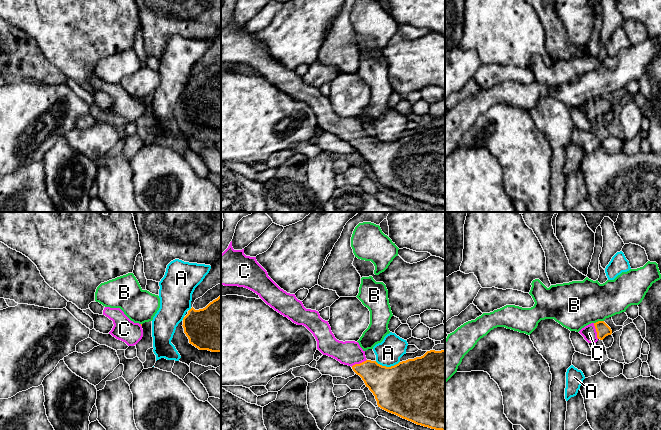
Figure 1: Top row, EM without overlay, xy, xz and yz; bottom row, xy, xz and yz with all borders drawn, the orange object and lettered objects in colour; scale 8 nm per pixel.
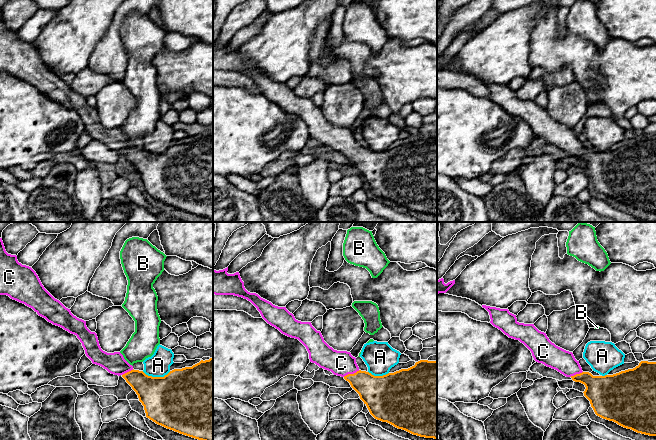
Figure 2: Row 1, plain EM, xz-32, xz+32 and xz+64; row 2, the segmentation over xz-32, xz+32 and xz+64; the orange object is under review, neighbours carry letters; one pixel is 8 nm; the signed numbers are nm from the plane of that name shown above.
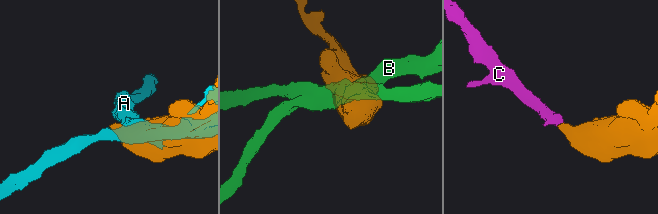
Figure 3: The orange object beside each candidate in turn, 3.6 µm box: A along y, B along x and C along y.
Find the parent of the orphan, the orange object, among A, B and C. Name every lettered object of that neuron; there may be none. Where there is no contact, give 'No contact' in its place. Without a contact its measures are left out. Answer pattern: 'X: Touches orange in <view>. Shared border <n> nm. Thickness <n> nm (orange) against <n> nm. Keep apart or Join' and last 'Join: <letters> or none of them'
A: Touches orange in xz. Shared border 200 nm. Thickness 460 nm (orange) against 200 nm. Keep apart
B: Touches orange in yz. Shared border 80 nm. Thickness 110 nm (orange) against 380 nm. Keep apart
C: Touches orange in yz. Shared border 130 nm. Thickness 110 nm (orange) against 120 nm. Join
Join: C

